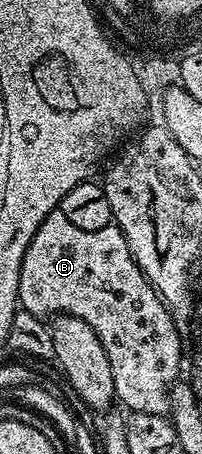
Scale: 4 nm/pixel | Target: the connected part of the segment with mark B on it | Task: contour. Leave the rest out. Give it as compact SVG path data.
M51 212L25 250L19 275L18 307L40 318L62 314L85 322L95 331L101 346L105 346L113 370L116 401L123 403L128 413L168 415L171 387L180 379L179 367L183 364L183 342L175 325L177 320L157 289L147 281L141 266L137 266L129 242L125 242L125 234L114 222L101 230L77 230L63 212Z

